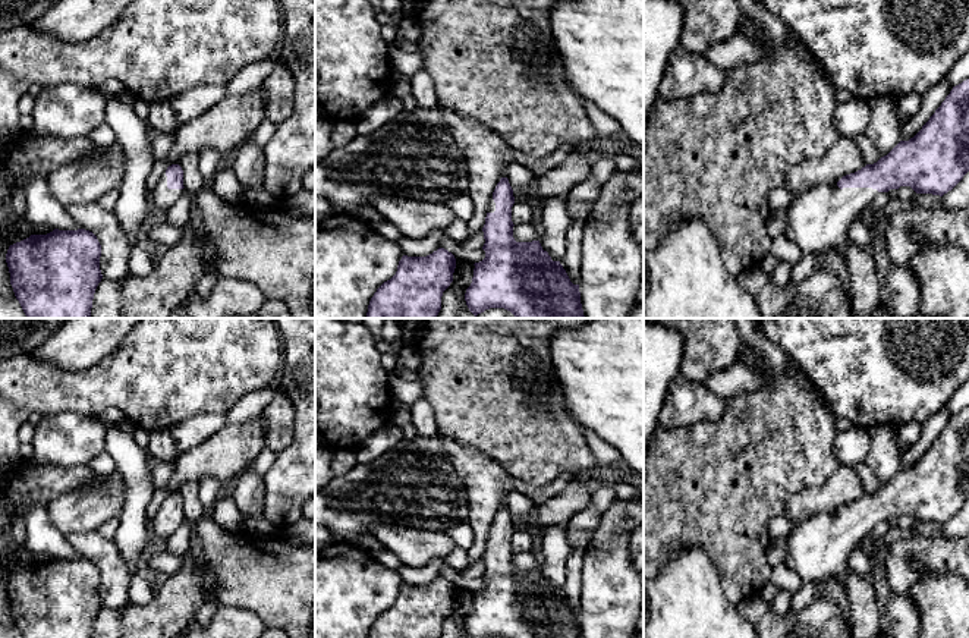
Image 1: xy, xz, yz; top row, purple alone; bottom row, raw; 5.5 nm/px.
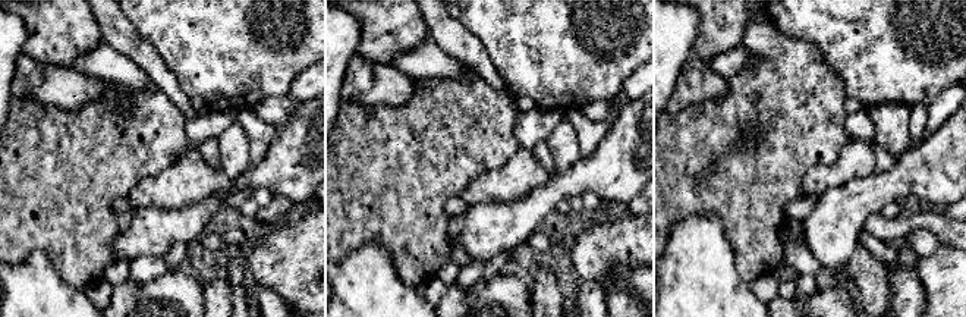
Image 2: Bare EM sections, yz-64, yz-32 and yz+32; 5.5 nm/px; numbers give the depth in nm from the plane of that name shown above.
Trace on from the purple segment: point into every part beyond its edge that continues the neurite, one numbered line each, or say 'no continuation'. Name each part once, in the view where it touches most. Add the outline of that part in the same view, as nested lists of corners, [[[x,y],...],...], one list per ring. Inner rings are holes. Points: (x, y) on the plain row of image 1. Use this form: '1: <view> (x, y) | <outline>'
1: yz (818, 549) | [[[818,513],[800,521],[786,538],[783,563],[803,582],[836,579],[847,569],[850,553],[878,522],[872,516],[840,518],[837,513]]]

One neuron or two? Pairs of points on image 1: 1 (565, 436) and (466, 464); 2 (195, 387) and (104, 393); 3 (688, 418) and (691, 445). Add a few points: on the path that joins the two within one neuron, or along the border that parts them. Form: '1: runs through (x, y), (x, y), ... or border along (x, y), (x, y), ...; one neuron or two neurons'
1: border along (459, 442), (487, 453), (512, 478); two neurons
2: runs through (173, 387), (139, 387), (132, 395), (126, 393); one neuron
3: border along (723, 417), (685, 426), (660, 426); two neurons

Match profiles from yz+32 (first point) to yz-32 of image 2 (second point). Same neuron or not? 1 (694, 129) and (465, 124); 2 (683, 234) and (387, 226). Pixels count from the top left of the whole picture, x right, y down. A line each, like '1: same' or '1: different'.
1: same
2: different

